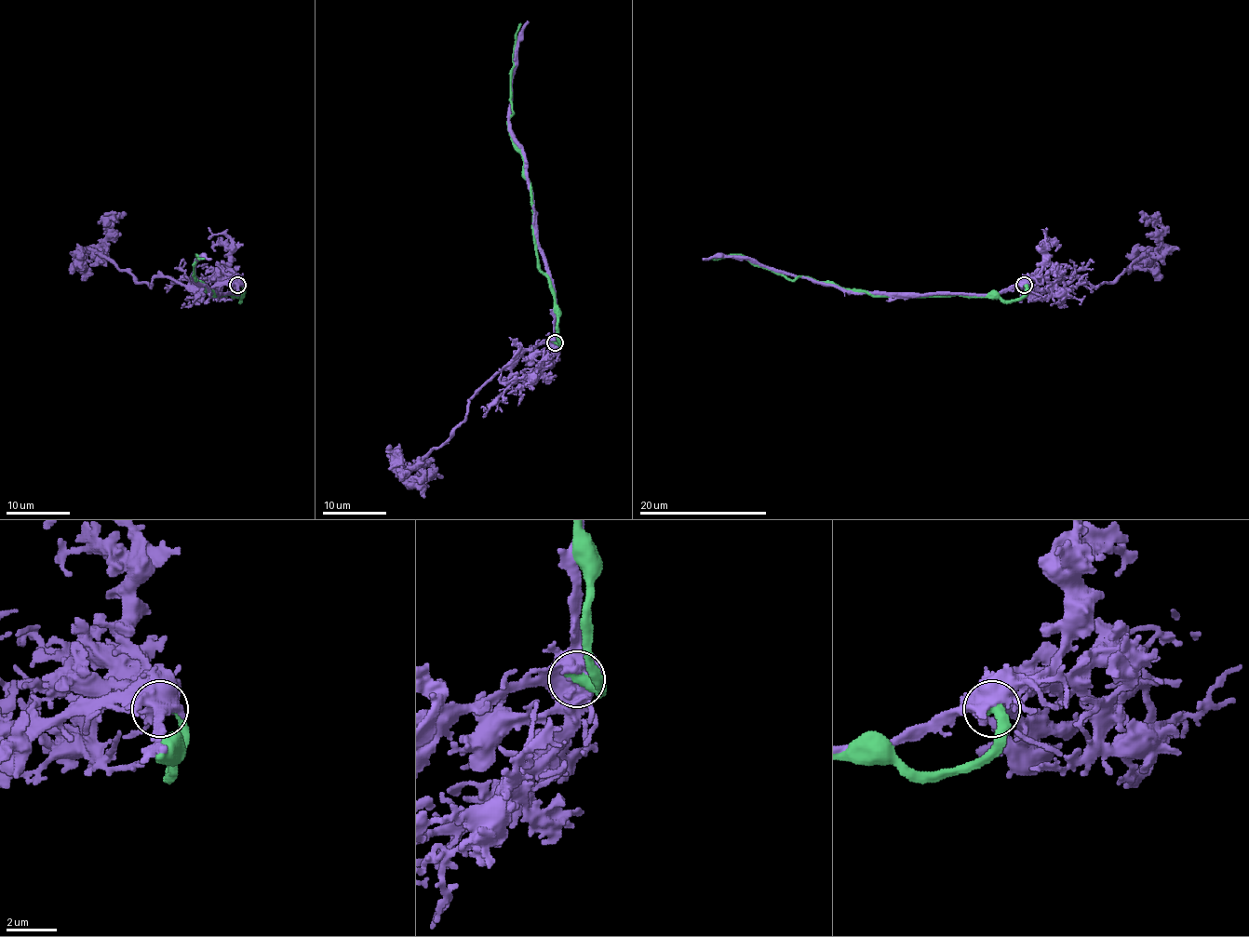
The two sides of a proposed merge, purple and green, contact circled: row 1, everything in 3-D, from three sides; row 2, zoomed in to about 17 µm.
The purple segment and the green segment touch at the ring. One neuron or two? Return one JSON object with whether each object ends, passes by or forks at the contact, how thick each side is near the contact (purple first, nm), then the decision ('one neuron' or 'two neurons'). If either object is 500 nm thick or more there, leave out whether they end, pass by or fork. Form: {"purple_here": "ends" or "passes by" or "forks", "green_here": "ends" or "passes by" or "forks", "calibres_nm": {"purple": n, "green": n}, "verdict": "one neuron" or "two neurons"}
{"calibres_nm": {"purple": 550, "green": 500}, "verdict": "two neurons"}

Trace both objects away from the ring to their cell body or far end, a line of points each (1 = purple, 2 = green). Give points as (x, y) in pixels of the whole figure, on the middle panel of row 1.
1: (554, 342), (554, 285), (538, 243), (527, 162), (509, 121), (511, 73), (516, 65), (519, 32), (527, 20)
2: (554, 342), (560, 341), (557, 318), (551, 282), (538, 262), (531, 187), (508, 125), (520, 24)

